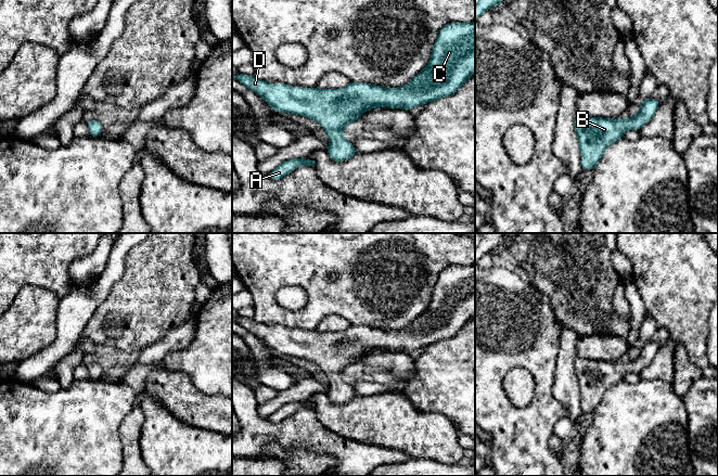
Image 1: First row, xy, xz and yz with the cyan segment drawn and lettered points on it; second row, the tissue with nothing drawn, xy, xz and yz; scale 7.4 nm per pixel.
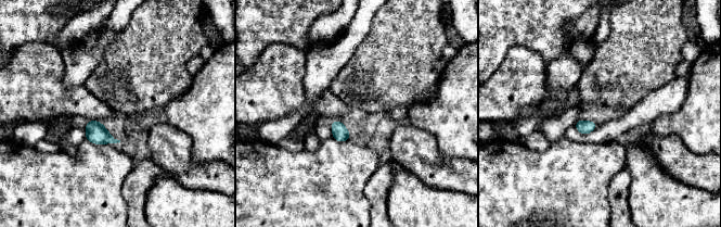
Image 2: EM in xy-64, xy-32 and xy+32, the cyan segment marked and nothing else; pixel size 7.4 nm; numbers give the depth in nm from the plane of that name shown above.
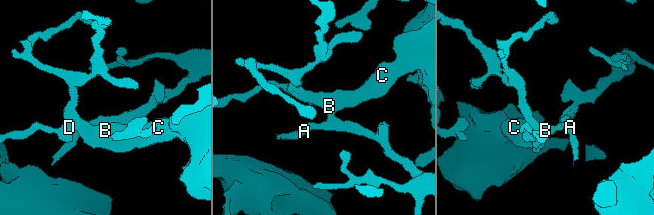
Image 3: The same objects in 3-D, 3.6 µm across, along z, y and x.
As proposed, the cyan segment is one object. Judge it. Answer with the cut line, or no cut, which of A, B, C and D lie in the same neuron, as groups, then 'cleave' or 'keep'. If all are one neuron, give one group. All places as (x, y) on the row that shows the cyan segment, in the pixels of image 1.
no cut; A B C D; keep

